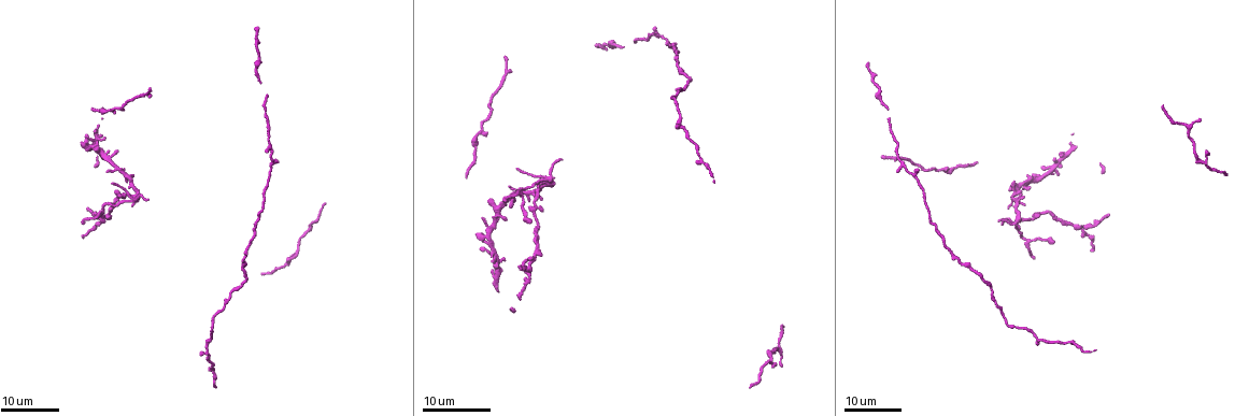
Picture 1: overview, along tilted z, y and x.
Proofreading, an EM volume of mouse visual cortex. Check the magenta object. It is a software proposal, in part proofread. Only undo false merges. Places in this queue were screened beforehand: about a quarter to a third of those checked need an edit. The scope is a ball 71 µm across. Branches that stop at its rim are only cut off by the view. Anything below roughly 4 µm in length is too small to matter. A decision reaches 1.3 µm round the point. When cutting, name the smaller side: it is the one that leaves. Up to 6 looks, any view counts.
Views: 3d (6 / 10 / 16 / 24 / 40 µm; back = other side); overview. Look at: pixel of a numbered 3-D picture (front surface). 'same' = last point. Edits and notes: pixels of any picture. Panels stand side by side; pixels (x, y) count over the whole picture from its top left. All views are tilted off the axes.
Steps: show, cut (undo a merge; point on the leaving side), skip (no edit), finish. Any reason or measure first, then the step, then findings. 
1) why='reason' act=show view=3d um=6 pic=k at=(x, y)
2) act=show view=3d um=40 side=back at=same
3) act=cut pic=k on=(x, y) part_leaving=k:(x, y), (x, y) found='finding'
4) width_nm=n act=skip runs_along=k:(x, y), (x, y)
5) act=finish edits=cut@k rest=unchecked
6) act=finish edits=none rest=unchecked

why='four arms meet' act=show view=3d um=24 pic=1 at=(498, 208)

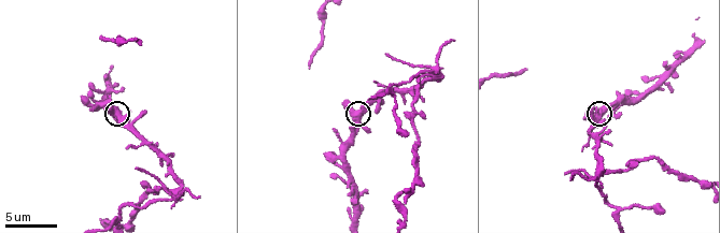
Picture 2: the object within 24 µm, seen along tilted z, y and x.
act=show view=3d um=6 pic=2 at=(360, 114)

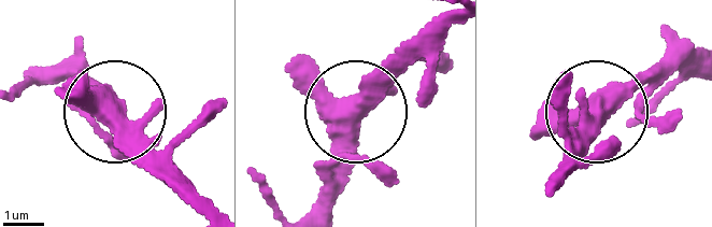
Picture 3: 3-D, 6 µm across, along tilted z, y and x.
arms=4 act=skip found='all the same cell'

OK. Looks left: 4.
why='thin neck' act=show view=3d um=24 pic=1 at=(1038, 336)

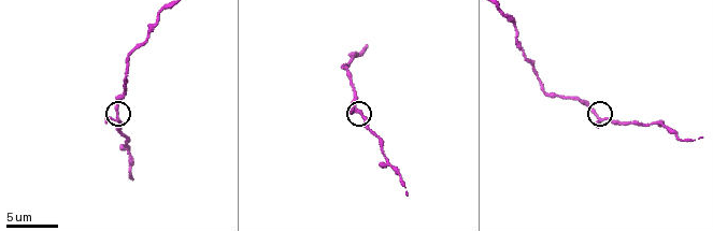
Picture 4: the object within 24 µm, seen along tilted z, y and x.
why='closer look' act=show view=3d um=6 pic=4 at=(119, 115)

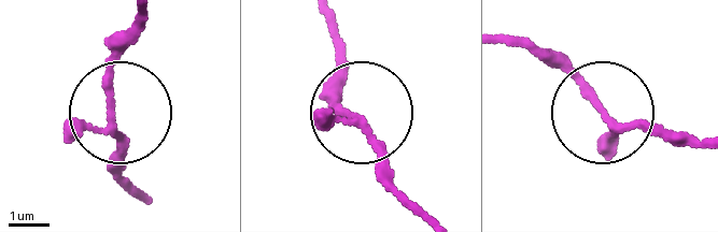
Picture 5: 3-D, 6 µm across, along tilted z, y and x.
arms=3 act=skip runs_along=5:(139, 16), (113, 97), (115, 156), (138, 188) found='continuous, no second cell'

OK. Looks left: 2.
why='small branch off a trunk' act=show view=3d um=10 pic=2 at=(596, 174)

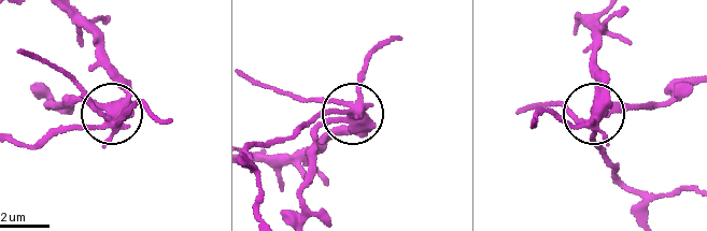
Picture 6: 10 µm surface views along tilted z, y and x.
act=show view=3d um=10 side=back pic=6 at=(107, 112)

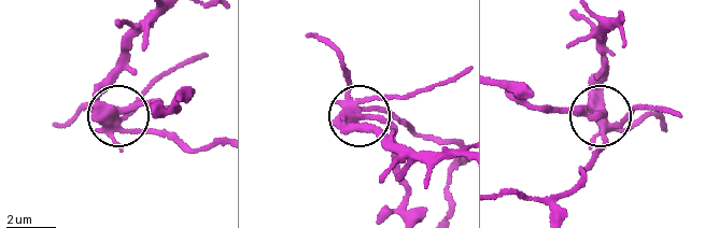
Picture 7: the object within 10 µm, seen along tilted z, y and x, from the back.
act=cut pic=7 on=(101, 129) found='two cells meet here'

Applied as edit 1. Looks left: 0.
act=finish edits=cut@7 rest=unchecked

